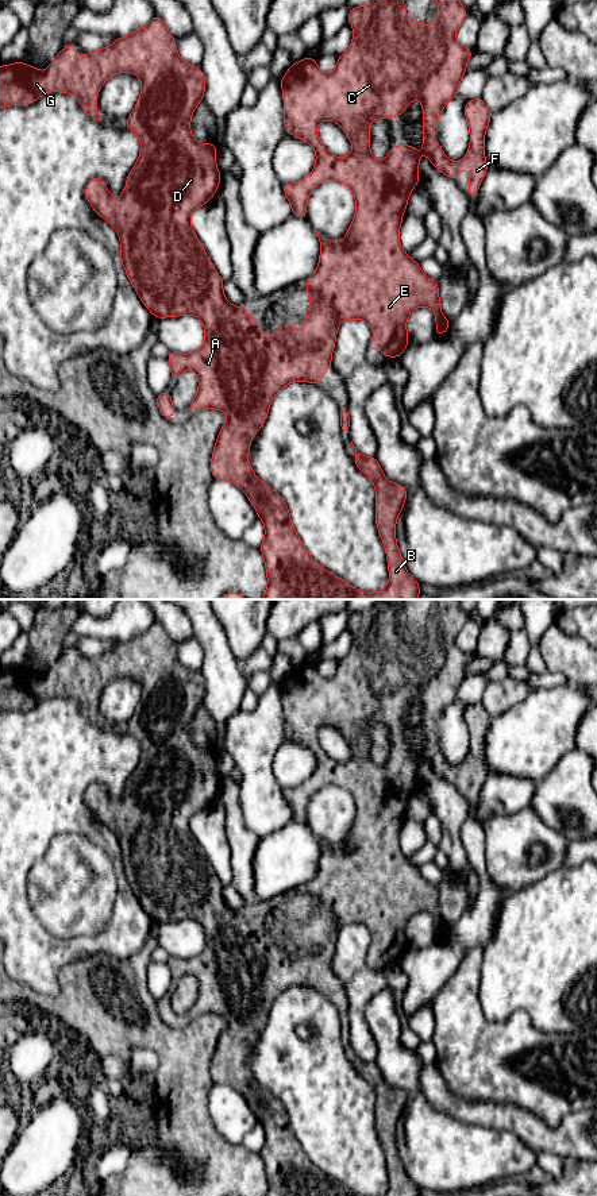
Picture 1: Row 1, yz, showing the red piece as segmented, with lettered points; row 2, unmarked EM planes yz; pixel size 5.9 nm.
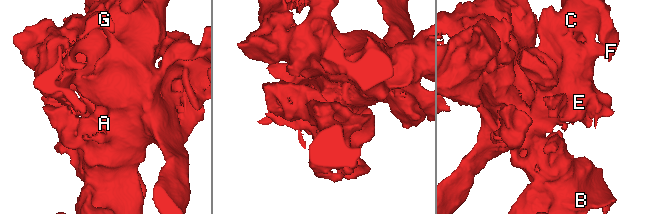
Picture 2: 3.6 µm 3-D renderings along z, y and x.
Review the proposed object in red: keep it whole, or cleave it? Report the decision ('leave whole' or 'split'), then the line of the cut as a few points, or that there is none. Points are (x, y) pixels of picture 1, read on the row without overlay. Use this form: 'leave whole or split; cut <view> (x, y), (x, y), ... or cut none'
leave whole; cut none

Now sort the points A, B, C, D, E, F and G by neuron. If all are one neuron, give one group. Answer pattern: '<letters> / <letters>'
A B C D E F G

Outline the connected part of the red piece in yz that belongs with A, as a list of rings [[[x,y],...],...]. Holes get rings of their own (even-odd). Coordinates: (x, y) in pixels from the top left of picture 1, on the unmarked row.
[[[381,599],[370,609],[350,613],[353,647],[338,663],[335,675],[323,678],[316,664],[308,660],[292,668],[280,686],[286,738],[305,745],[316,756],[316,769],[307,783],[282,788],[292,810],[292,821],[308,823],[309,798],[327,784],[342,786],[350,792],[357,815],[342,846],[334,848],[317,837],[319,872],[305,884],[307,899],[311,902],[307,931],[292,933],[286,925],[284,933],[273,940],[265,938],[243,911],[234,911],[226,904],[224,886],[190,830],[190,819],[217,796],[222,778],[216,772],[217,752],[213,746],[200,748],[190,738],[192,718],[204,705],[204,678],[201,672],[180,663],[174,643],[158,620],[143,633],[119,641],[113,649],[90,659],[76,660],[74,648],[69,648],[46,676],[24,667],[0,671],[0,713],[28,710],[47,697],[63,697],[74,699],[95,725],[101,725],[96,702],[111,680],[131,676],[139,682],[140,702],[124,729],[139,741],[140,759],[128,779],[123,800],[115,803],[99,782],[88,787],[85,800],[95,817],[116,834],[122,852],[120,867],[151,919],[158,923],[193,919],[204,929],[203,952],[192,958],[170,956],[167,967],[173,987],[185,975],[193,975],[199,981],[199,995],[188,1014],[220,1014],[228,1021],[217,1039],[211,1076],[213,1084],[230,1085],[240,1092],[265,1129],[265,1143],[259,1154],[267,1178],[266,1196],[358,1196],[323,1173],[307,1157],[284,1103],[257,1083],[247,1065],[251,1043],[263,1030],[273,1003],[296,985],[319,991],[320,981],[332,972],[331,960],[343,925],[363,923],[377,937],[370,942],[367,953],[381,954],[388,962],[400,962],[407,953],[407,923],[415,913],[430,911],[435,917],[438,941],[451,929],[442,918],[438,887],[421,877],[420,868],[408,861],[398,844],[409,798],[420,787],[420,757],[405,748],[392,751],[386,764],[377,765],[370,759],[369,740],[369,729],[374,724],[401,721],[412,705],[420,705],[423,757],[439,776],[454,786],[458,786],[461,775],[467,771],[469,803],[477,800],[489,773],[484,746],[492,717],[484,705],[479,702],[465,709],[470,734],[466,764],[454,768],[431,744],[442,714],[458,698],[467,664],[474,656],[462,652],[455,644],[455,637],[467,620],[458,599],[435,601],[439,621],[434,632],[409,625],[401,599]],[[321,725],[334,725],[342,732],[353,748],[348,761],[338,763],[323,751],[317,738]]]

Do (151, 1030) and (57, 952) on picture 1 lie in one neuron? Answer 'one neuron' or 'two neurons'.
two neurons

